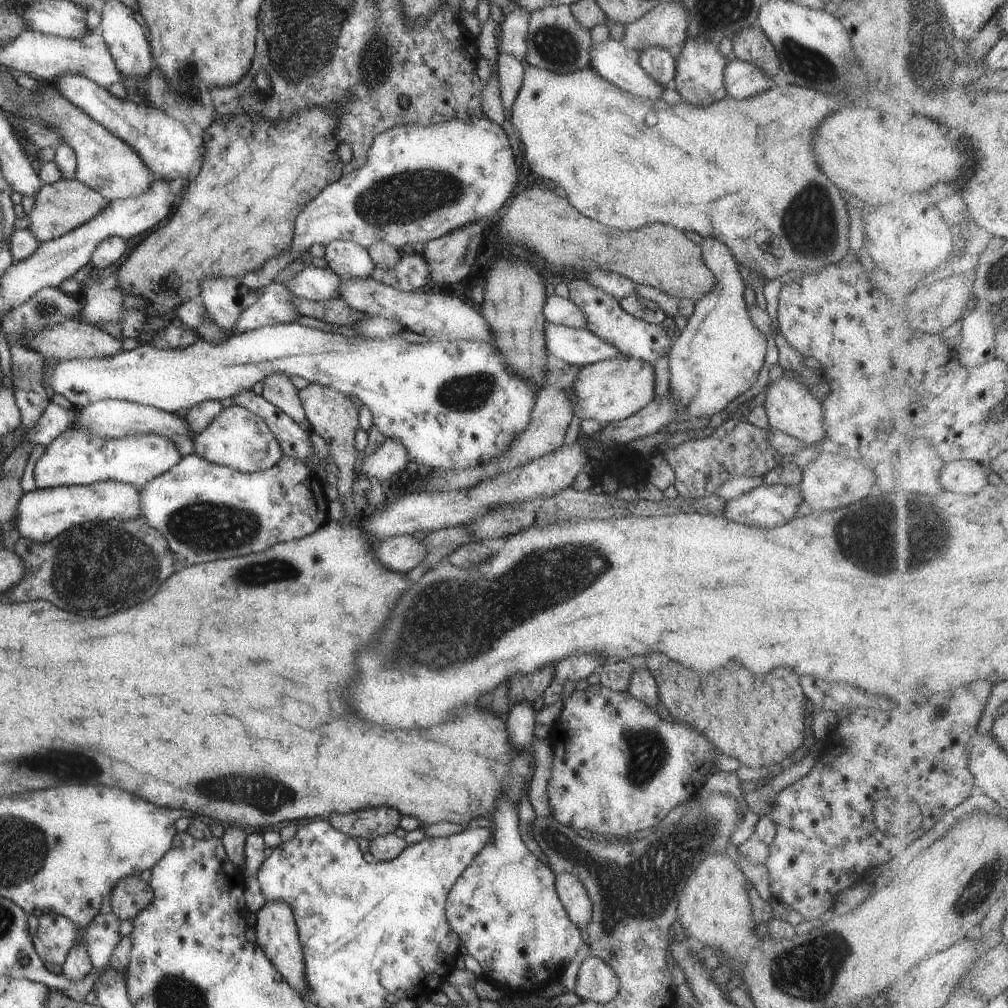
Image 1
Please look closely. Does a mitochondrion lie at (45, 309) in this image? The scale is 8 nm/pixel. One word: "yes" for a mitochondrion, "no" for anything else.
yes

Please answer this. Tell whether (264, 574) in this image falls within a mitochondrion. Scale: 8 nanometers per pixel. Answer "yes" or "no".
yes

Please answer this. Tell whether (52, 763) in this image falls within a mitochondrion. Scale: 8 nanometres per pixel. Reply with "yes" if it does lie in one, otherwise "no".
yes

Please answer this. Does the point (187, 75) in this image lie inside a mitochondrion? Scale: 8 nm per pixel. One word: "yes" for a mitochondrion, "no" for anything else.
yes

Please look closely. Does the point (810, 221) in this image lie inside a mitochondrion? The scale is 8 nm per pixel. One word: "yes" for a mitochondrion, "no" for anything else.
yes

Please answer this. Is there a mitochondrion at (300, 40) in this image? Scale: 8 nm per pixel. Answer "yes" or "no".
yes

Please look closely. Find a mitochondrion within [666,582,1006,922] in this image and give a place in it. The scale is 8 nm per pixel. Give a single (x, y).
(975, 896)

